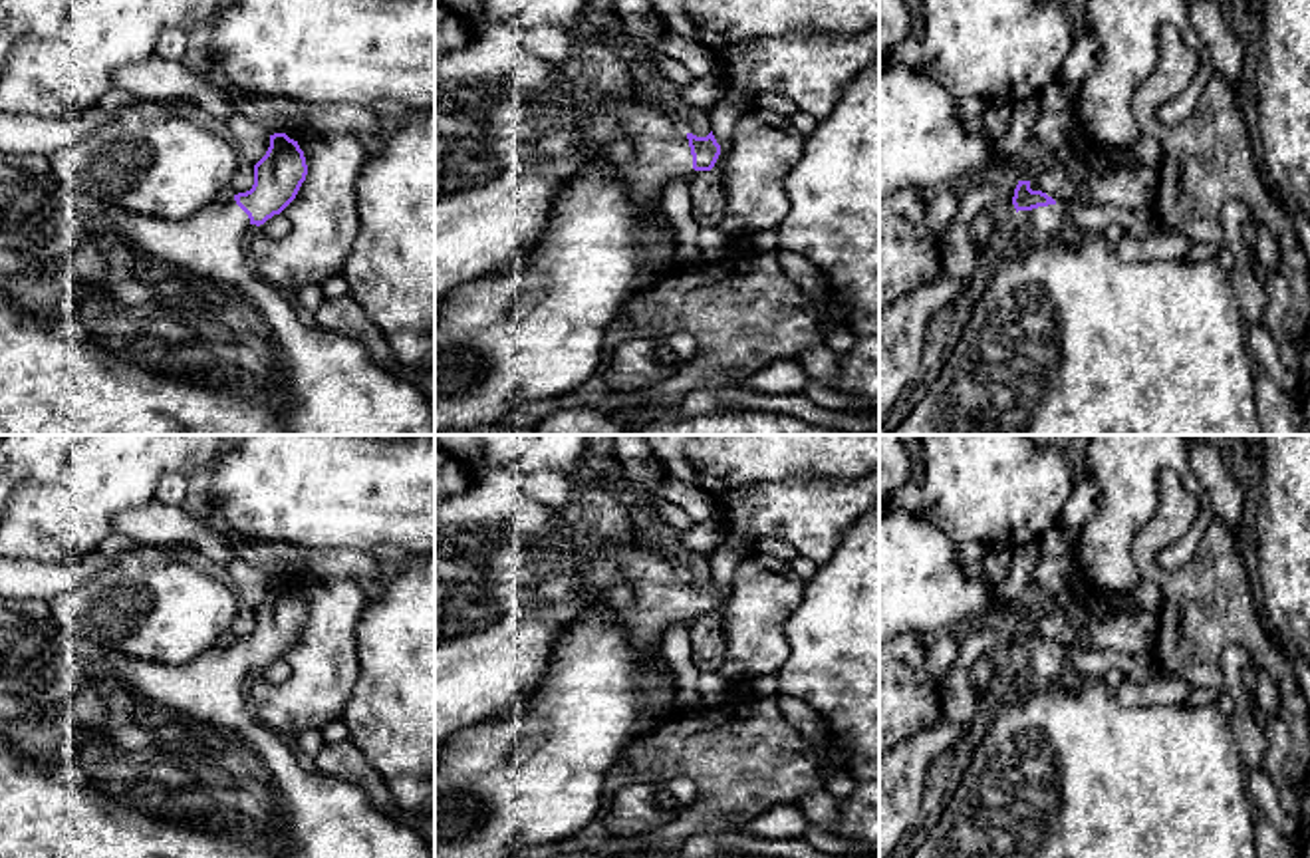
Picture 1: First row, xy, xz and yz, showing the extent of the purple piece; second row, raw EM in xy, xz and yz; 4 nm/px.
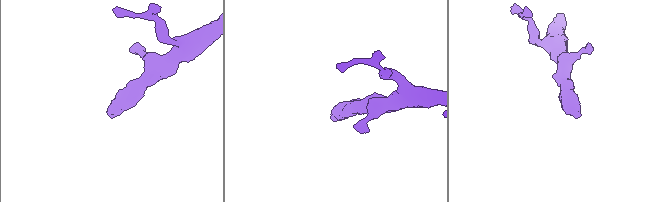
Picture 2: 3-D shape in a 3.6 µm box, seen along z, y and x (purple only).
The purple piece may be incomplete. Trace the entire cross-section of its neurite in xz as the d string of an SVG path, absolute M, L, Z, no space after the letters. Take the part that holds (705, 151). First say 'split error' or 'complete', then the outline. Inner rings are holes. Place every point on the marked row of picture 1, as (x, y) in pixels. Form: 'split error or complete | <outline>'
split error | M637 93L609 105L633 139L633 159L621 177L635 203L647 213L661 213L663 191L669 181L695 171L711 171L720 155L713 131L707 137L687 133L667 111L645 103Z

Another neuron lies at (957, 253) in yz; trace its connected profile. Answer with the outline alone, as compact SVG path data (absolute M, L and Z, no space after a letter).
M990 173L959 191L959 211L951 226L937 236L943 270L965 282L977 268L979 248L969 238L971 220L994 201Z

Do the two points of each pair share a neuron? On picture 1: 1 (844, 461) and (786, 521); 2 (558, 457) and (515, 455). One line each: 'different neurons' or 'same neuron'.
1: different neurons
2: same neuron

